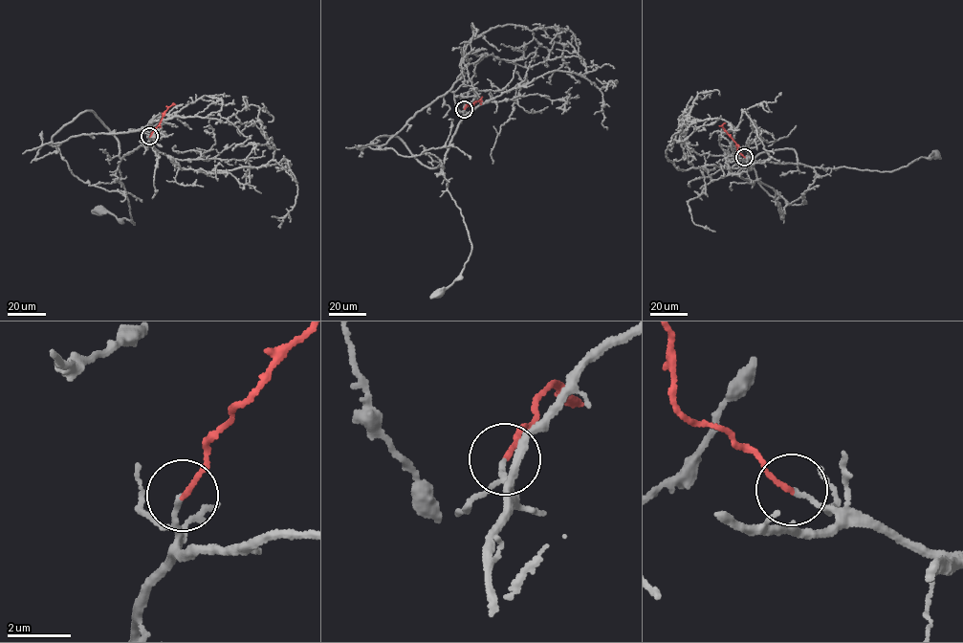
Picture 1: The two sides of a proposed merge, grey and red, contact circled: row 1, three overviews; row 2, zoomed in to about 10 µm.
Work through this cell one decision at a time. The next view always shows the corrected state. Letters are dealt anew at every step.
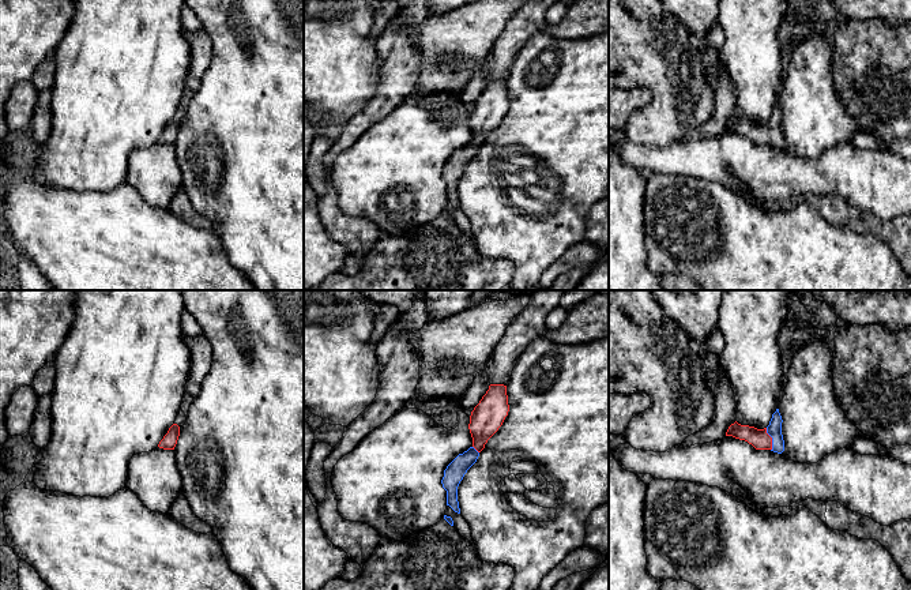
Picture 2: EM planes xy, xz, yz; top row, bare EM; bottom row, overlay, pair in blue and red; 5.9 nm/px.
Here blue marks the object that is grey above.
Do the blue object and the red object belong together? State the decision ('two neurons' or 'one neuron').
one neuron

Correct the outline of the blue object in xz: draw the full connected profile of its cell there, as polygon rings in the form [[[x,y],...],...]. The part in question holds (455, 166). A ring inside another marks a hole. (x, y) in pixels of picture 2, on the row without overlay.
[[[490,79],[486,89],[471,106],[468,124],[473,132],[473,140],[463,149],[459,149],[447,161],[441,174],[443,183],[447,185],[447,200],[455,207],[460,208],[458,196],[458,181],[460,176],[467,165],[477,157],[488,135],[502,120],[508,106],[507,80],[504,79]]]

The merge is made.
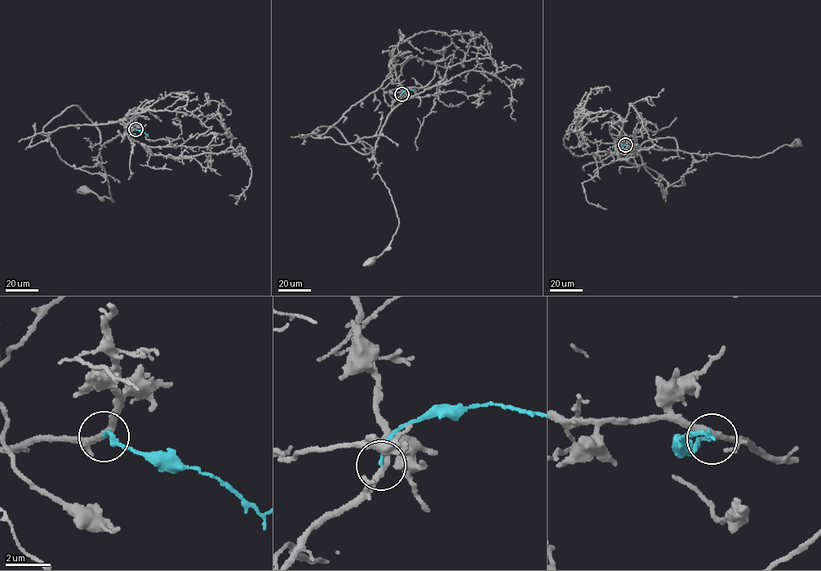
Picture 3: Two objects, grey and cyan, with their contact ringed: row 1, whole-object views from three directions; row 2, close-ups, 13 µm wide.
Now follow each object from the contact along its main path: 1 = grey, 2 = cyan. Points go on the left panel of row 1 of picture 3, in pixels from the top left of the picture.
1: (135, 129), (126, 130), (123, 135), (105, 142), (99, 150), (100, 165), (113, 202), (85, 189)
2: (135, 129), (147, 136)

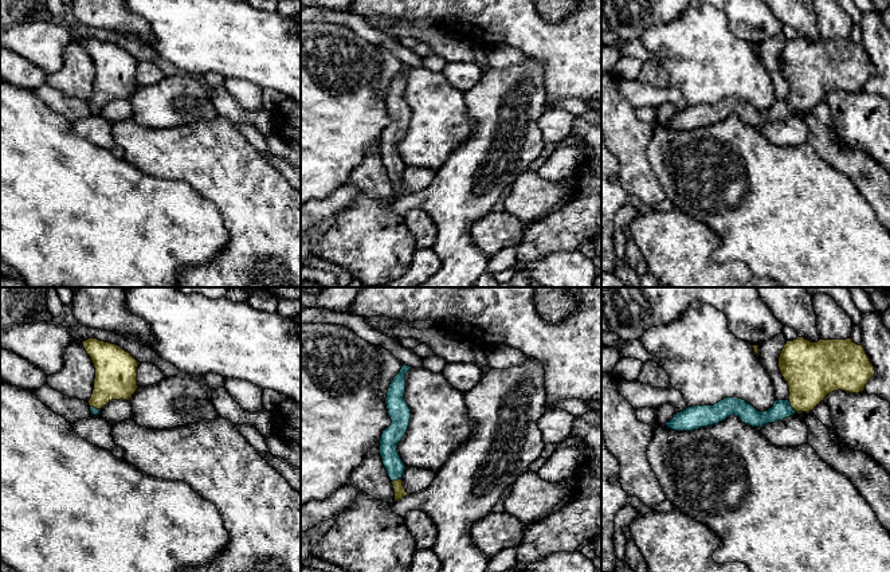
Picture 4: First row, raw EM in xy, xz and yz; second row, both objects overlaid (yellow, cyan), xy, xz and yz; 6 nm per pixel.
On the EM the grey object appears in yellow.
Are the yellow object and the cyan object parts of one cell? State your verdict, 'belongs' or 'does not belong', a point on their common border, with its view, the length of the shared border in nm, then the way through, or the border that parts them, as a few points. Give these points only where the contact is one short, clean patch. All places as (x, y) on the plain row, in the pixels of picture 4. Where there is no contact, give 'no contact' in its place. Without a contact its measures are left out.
belongs; contact yz (791, 105); length 90 nm; way yz (812, 70), (807, 89), (791, 105), (781, 109)

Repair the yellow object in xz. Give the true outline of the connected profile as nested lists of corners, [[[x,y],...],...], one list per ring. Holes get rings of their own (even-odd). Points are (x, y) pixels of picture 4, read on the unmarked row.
[[[403,64],[389,83],[385,103],[392,122],[383,130],[380,137],[380,154],[393,184],[395,200],[408,195],[401,180],[405,164],[397,152],[397,142],[405,134],[411,120],[411,109],[404,98],[405,73],[409,68],[412,66]]]

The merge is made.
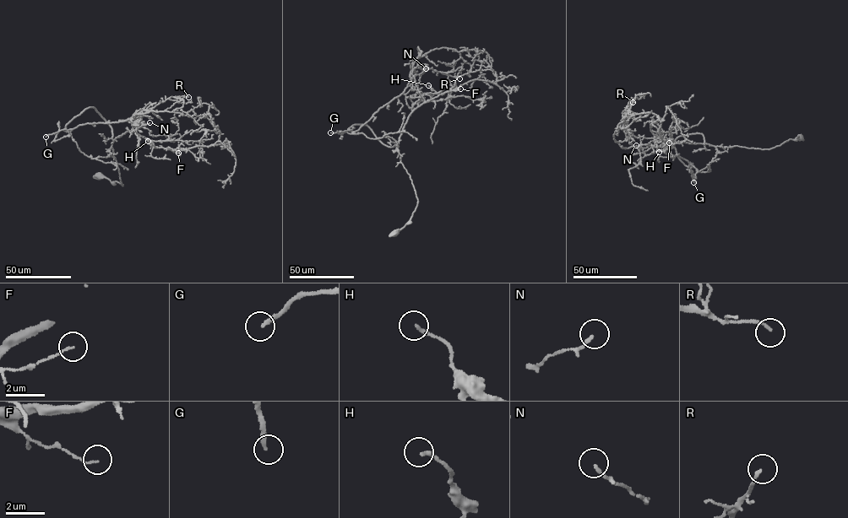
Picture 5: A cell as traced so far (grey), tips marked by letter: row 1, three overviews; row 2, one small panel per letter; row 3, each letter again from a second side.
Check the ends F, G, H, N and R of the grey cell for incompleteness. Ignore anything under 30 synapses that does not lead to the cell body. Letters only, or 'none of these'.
G

